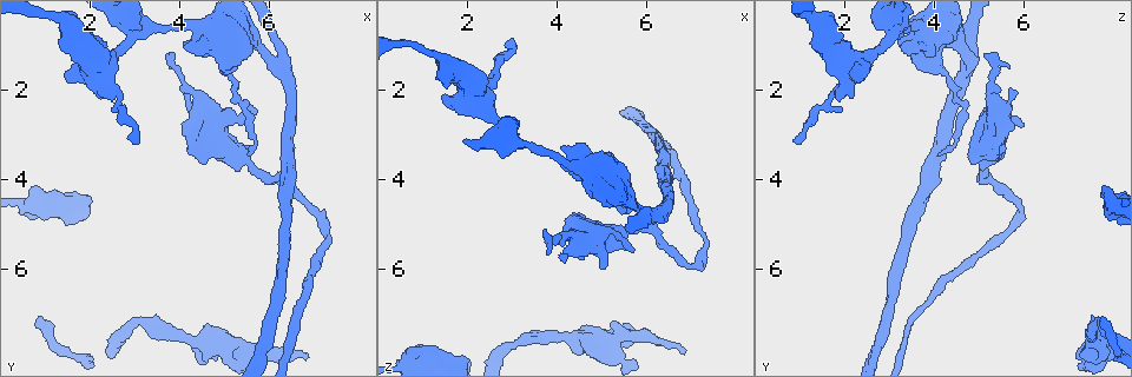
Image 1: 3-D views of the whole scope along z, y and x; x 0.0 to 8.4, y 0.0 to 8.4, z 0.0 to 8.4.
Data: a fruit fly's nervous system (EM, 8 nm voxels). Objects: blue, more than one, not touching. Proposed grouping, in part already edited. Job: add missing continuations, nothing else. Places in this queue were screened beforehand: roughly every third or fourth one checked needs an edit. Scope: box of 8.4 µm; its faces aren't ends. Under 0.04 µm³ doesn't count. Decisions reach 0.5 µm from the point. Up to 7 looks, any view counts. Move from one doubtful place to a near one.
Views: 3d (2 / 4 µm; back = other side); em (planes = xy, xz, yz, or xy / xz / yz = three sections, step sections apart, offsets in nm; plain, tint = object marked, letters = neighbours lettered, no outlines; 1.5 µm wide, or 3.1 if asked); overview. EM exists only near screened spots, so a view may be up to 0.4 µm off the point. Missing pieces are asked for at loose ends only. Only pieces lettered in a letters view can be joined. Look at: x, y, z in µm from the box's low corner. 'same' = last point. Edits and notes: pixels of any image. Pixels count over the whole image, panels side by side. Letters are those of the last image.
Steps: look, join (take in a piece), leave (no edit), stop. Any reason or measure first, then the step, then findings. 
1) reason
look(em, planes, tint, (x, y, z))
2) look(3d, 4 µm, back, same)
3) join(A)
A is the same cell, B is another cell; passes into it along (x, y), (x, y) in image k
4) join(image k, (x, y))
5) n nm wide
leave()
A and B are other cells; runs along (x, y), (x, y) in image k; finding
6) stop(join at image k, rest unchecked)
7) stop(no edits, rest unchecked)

branch stops here
look(3d, 2 µm, (3.70, 1.20, 5.15))

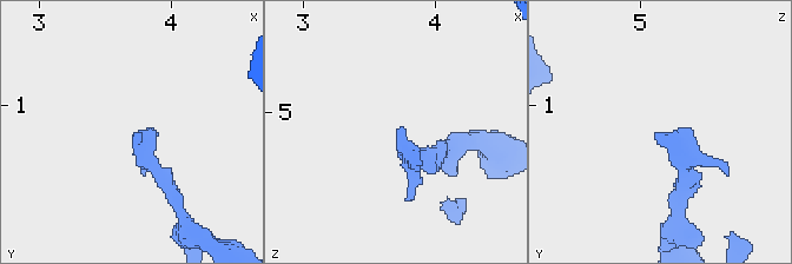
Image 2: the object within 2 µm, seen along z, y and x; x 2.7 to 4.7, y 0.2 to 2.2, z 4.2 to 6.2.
need the tissue
look(em, planes, letters, (3.70, 1.22, 5.12))

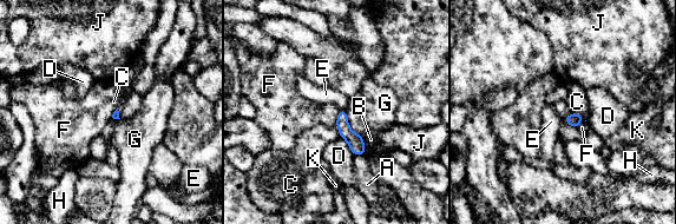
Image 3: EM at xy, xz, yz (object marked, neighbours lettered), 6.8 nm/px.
leave()
A, B, C, D, E, F, G, H, J and K are other cells; border along (340, 110), (335, 123) in image 3; no lettered piece goes on from it

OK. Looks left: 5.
thin end
look(em, planes, letters, (3.05, 3.20, 0.85))

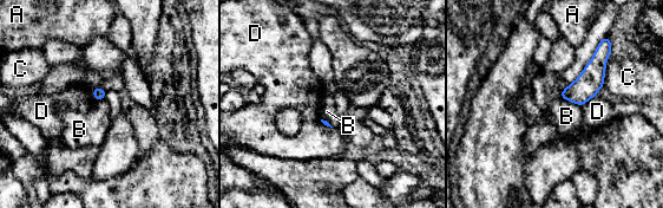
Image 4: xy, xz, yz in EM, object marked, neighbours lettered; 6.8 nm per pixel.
leave()
A, B, C and D are other cells; border along (560, 97), (581, 106) in image 4; none of them fits

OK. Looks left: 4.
thin end
look(em, yz, step 4, tint, (5.70, 2.35, 5.60))

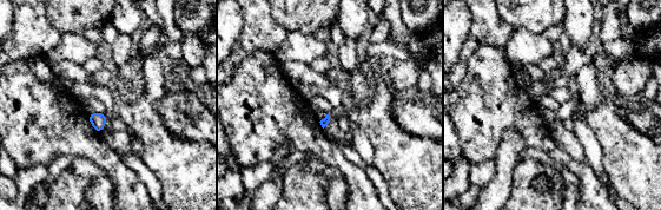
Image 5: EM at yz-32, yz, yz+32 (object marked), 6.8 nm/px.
look(em, planes, tint, same)

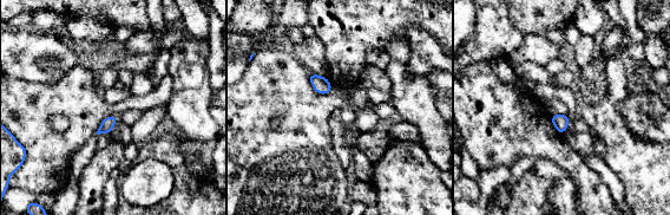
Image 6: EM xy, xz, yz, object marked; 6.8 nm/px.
look(em, planes, letters, same)

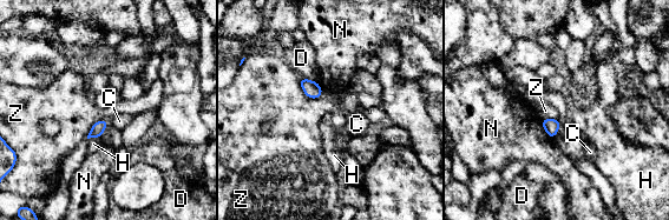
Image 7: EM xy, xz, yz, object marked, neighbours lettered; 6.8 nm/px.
leave()
C, D, H, N and Z are other cells; no lettered piece goes on from it

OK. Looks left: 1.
stop(no edits, rest unchecked)

